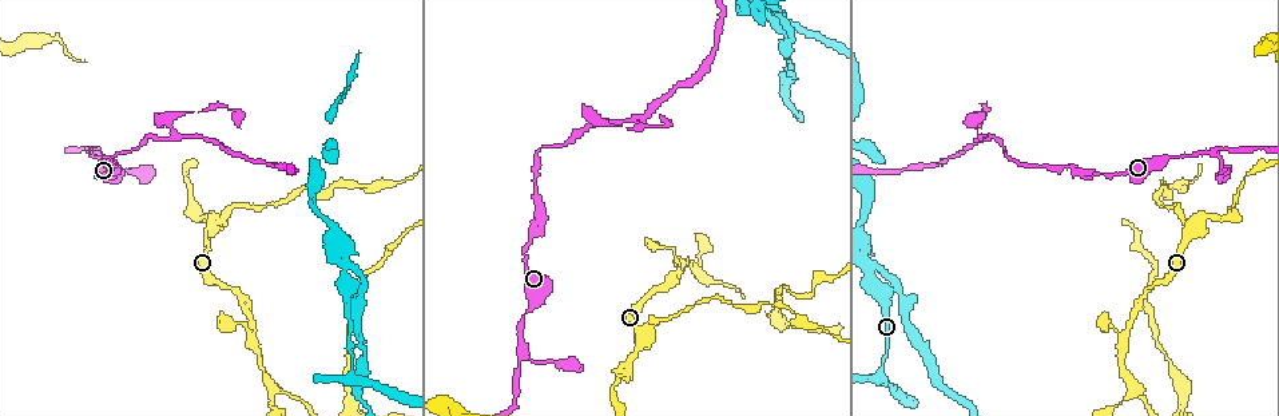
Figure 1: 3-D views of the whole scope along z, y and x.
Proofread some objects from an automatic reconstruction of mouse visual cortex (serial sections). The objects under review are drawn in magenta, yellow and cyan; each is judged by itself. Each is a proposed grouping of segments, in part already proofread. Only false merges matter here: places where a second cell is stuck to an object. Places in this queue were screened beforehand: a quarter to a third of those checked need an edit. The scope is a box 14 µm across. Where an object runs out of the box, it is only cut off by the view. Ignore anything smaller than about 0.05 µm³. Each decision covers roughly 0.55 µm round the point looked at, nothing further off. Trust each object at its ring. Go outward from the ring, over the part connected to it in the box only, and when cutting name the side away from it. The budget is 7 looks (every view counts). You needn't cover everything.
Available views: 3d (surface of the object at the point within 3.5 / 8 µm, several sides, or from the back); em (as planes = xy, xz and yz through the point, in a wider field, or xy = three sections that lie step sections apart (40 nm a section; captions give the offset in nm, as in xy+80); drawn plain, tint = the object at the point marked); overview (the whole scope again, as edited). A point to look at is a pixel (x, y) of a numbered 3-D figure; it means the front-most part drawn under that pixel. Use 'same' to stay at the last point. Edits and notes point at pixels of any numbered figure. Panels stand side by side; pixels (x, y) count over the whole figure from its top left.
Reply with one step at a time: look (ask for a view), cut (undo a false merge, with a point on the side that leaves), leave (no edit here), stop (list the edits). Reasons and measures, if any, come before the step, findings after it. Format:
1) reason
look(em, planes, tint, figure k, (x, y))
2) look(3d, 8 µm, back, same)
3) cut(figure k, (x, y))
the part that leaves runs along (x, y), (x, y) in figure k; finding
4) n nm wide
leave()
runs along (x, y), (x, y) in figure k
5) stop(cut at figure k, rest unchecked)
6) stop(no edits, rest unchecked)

sudden change in width
look(3d, 8 µm, back, figure 1, (524, 352))

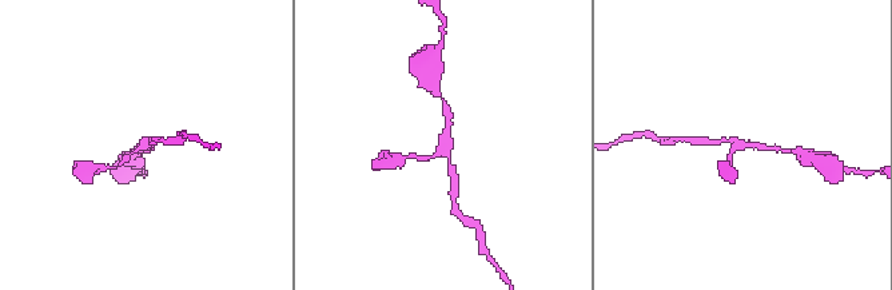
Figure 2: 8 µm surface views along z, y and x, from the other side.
look(3d, 3.5 µm, figure 2, (742, 142))

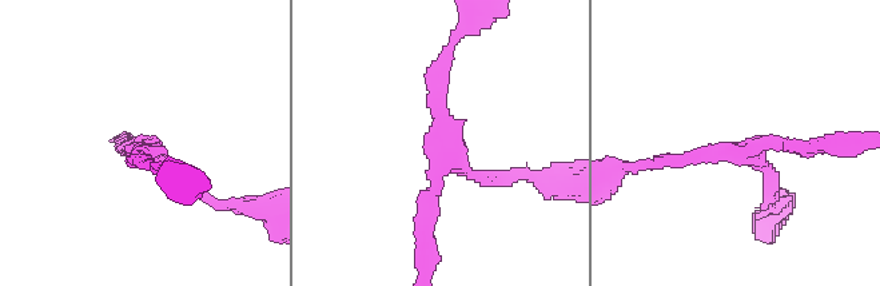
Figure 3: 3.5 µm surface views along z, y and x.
look(em, xy, step 1, tint, figure 3, (743, 154))

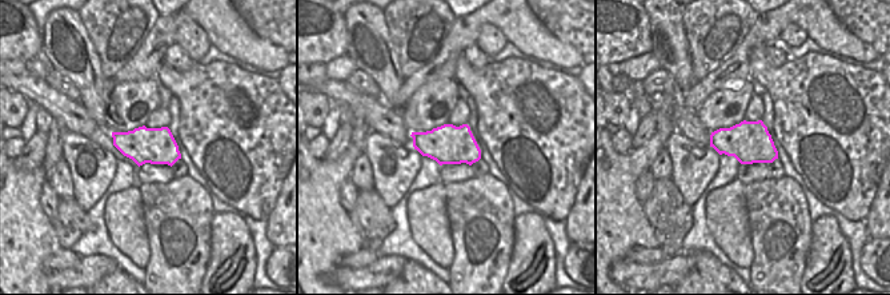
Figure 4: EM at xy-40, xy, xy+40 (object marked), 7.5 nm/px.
arms of 150, 200, 200 nm
leave()
runs along (444, 66), (444, 151), (489, 182), (509, 174) in figure 3; one cell here

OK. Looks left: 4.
three-way junction
look(em, xy, step 1, tint, figure 1, (640, 331))

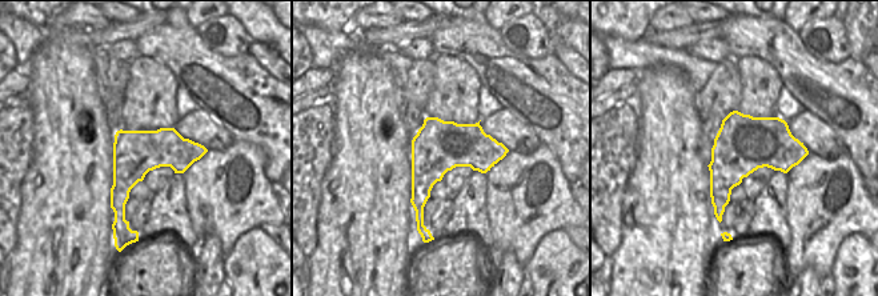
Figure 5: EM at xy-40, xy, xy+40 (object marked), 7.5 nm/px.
wider look
look(3d, 3.5 µm, same)

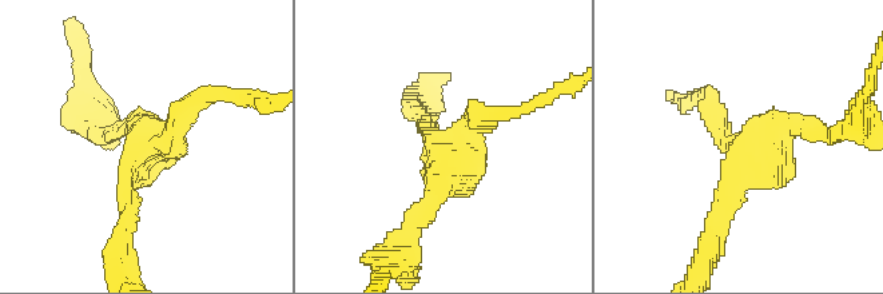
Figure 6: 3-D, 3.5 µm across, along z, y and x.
leave()
runs along (124, 222), (132, 161), (190, 99) in figure 6; continuous, no second cell

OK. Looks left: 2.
sudden change in width
look(3d, 3.5 µm, figure 1, (679, 268))

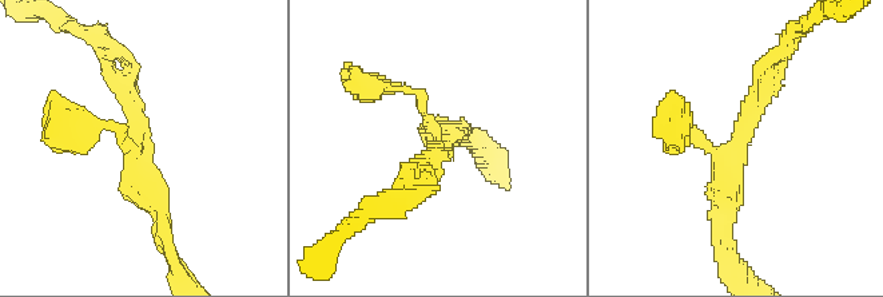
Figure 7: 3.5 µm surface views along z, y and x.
leave()
all the same cell

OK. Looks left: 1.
stop(no edits, rest unchecked)

